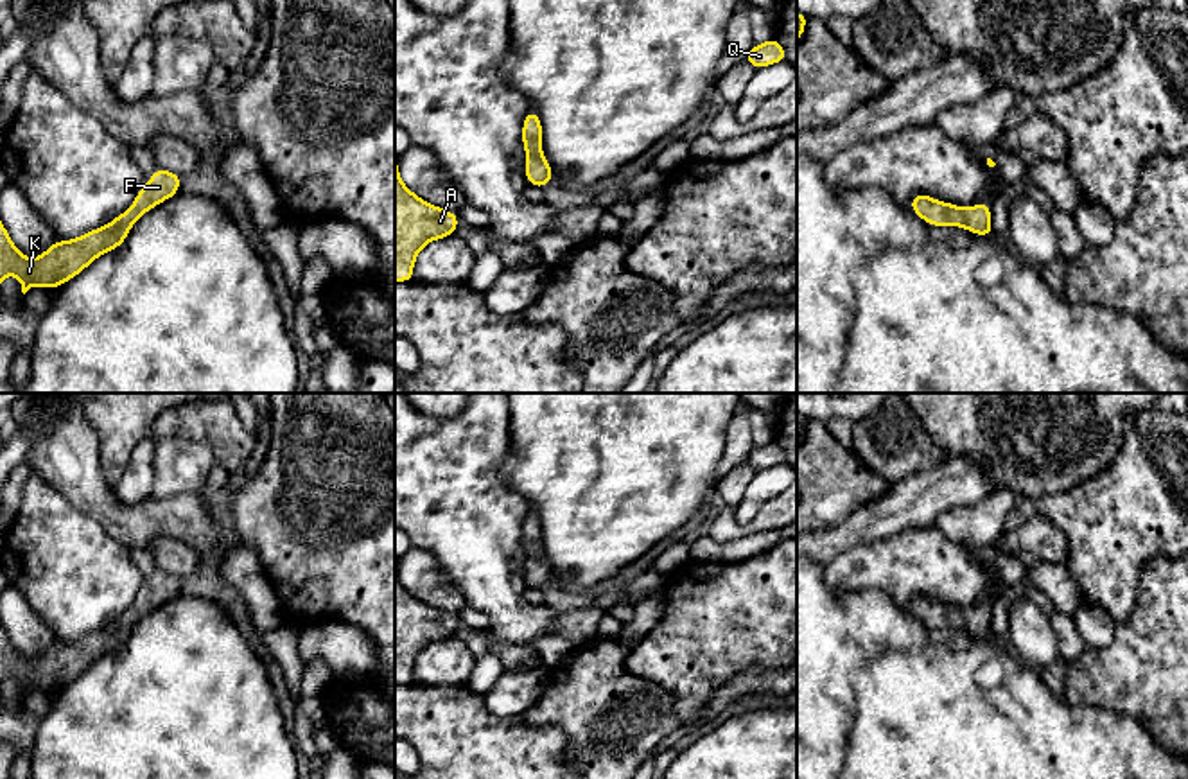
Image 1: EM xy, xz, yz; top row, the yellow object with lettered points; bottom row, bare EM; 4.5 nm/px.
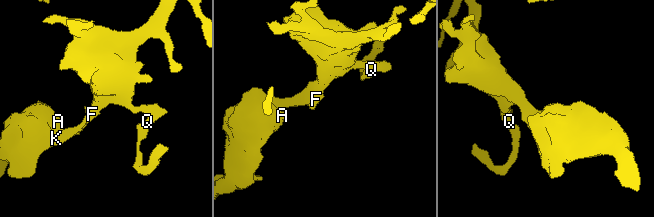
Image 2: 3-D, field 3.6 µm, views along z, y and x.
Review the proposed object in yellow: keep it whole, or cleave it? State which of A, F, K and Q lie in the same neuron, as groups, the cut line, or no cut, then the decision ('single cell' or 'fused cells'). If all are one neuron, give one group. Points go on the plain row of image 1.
A F K Q; no cut; single cell

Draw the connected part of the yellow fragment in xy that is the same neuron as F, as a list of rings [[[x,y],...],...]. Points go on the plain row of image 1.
[[[156,571],[147,587],[138,592],[131,610],[102,630],[83,635],[74,643],[56,643],[38,661],[27,661],[9,641],[0,623],[0,684],[7,677],[16,677],[25,696],[32,687],[45,687],[56,693],[72,682],[97,659],[122,648],[129,632],[145,614],[176,598],[181,578],[165,571]]]

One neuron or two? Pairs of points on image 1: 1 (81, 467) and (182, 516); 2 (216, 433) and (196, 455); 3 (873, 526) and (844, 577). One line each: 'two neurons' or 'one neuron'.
1: one neuron
2: two neurons
3: two neurons

